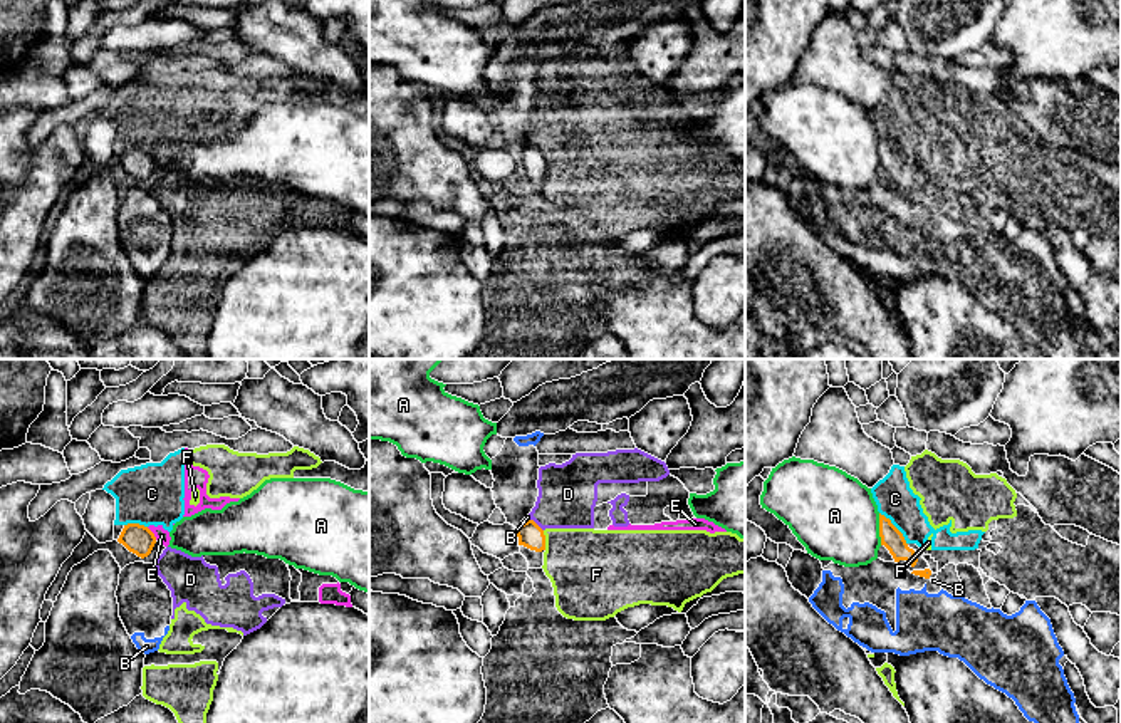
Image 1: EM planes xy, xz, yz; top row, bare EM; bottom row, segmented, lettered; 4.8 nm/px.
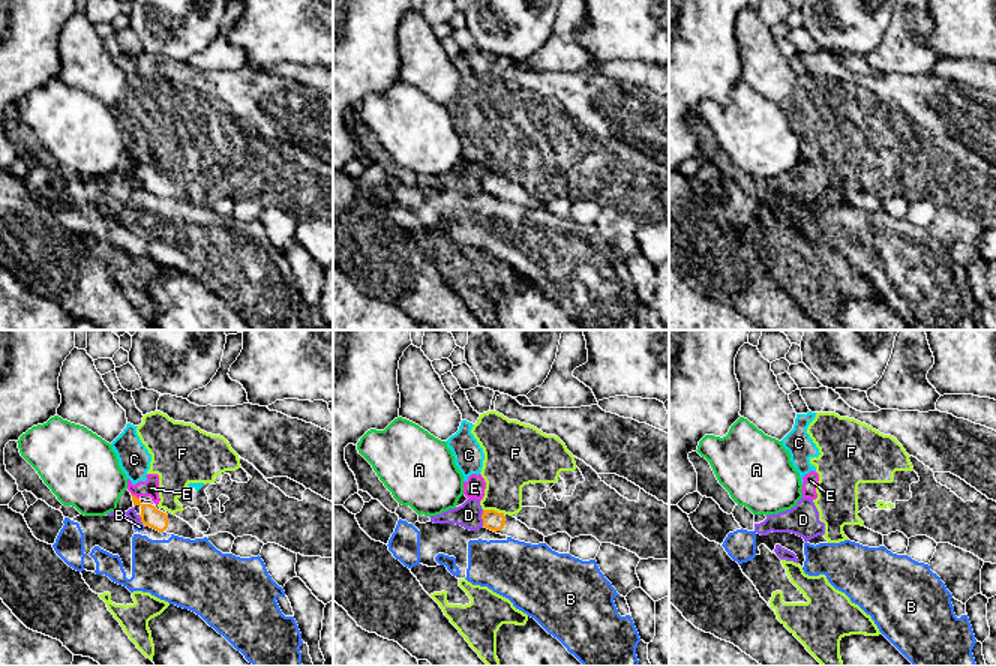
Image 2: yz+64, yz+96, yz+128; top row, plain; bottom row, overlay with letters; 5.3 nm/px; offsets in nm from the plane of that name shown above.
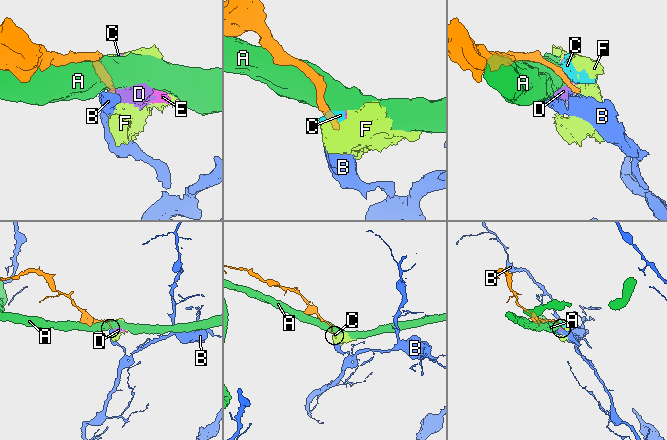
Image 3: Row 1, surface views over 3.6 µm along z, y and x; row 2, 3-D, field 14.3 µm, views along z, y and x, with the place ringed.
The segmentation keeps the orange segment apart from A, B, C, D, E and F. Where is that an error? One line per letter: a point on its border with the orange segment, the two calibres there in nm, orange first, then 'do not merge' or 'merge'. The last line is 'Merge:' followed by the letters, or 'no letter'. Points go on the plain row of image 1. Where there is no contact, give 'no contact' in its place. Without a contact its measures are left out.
A: yz (880, 153) | 100/400 nm | do not merge
B: xz (527, 145) | 120/20 nm | merge
C: yz (895, 151) | 100/180 nm | do not merge
D: xz (537, 150) | 120/280 nm | do not merge
E: xy (153, 158) | 140/70 nm | do not merge
F: xz (544, 165) | 120/380 nm | do not merge
Merge: B

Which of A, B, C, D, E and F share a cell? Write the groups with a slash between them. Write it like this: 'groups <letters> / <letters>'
groups A / B / C D E F

